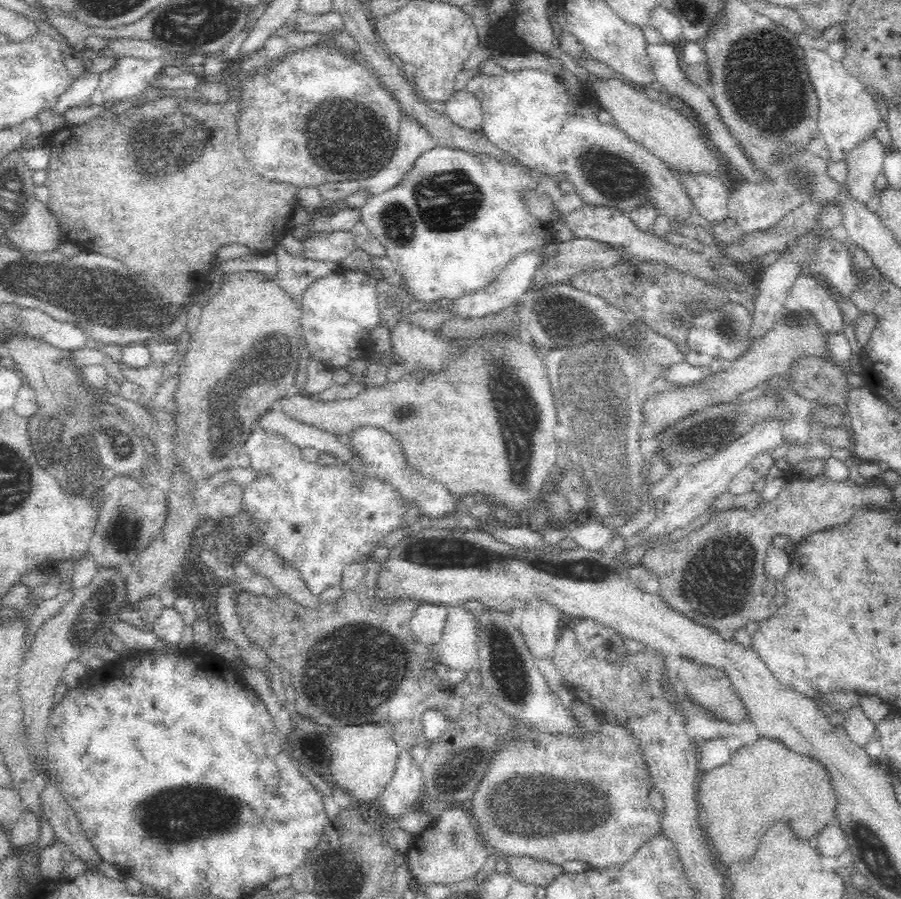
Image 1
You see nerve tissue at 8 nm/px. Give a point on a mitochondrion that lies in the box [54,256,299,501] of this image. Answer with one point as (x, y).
(276, 350)

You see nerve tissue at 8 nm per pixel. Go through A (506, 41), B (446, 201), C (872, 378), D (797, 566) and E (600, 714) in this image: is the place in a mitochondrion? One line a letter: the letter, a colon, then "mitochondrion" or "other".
A: mitochondrion
B: mitochondrion
C: other
D: other
E: other

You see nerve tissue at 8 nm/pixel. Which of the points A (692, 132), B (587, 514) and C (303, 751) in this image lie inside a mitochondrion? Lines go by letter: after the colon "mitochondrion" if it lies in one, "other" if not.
A: other
B: other
C: other

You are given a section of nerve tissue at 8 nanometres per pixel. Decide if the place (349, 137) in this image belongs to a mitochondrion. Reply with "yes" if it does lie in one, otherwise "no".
yes

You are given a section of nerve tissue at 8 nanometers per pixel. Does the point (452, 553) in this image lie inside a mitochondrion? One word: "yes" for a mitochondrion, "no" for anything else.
yes

